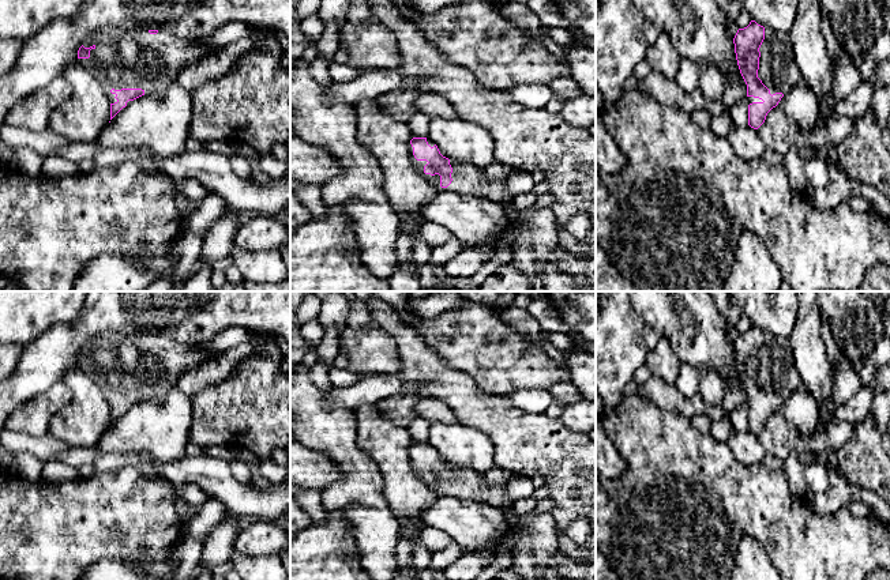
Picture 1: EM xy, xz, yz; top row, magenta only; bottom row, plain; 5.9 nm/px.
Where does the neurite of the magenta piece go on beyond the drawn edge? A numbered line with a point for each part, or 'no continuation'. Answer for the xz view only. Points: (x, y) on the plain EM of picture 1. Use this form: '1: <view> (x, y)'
1: xz (466, 482)

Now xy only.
1: xy (123, 364)

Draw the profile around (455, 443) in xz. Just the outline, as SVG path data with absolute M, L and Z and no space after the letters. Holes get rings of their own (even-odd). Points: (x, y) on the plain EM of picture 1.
M433 421L427 442L446 463L465 466L482 475L495 466L491 440L472 426Z

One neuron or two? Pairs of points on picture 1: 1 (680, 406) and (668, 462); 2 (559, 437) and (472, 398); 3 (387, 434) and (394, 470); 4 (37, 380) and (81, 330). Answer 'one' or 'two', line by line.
1: two
2: one
3: one
4: one

